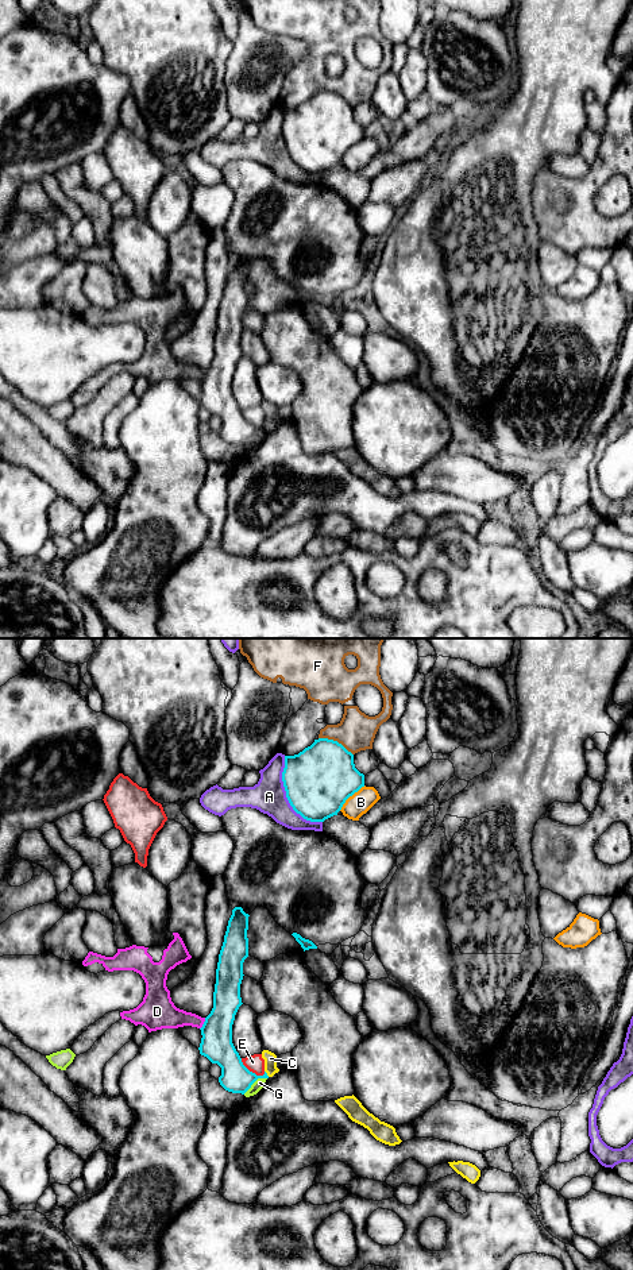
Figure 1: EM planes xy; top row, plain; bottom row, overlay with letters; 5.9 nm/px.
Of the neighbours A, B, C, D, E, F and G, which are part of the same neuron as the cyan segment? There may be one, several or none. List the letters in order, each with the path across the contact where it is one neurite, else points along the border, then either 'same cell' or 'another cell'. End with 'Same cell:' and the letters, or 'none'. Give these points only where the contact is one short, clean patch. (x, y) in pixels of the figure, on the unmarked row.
A: another cell
B: another cell
C: along xy (265, 423), (269, 428) | another cell
D: another cell
E: another cell
F: another cell
G: another cell
Same cell: none

